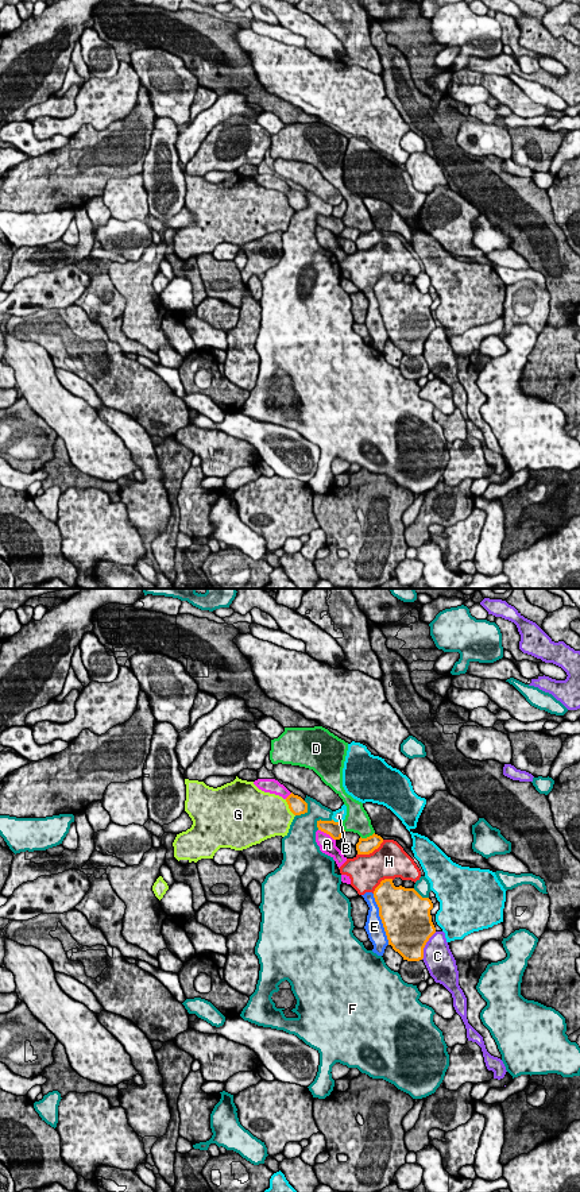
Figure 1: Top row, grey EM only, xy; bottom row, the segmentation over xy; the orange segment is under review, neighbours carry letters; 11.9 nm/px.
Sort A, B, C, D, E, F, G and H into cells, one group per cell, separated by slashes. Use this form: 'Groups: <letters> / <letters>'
Groups: A E / B / C D / F / G / H

